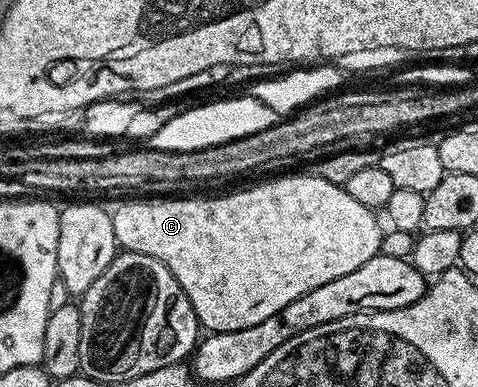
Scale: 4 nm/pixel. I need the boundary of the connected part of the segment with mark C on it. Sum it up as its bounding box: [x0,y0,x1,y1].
[112,173,383,332]

